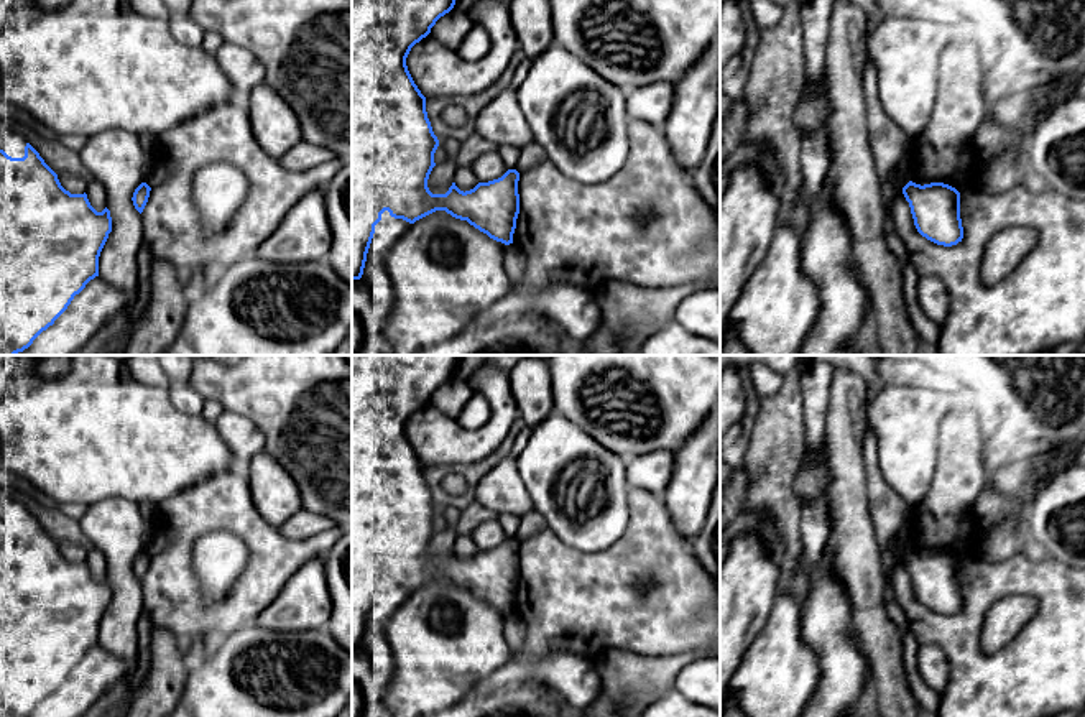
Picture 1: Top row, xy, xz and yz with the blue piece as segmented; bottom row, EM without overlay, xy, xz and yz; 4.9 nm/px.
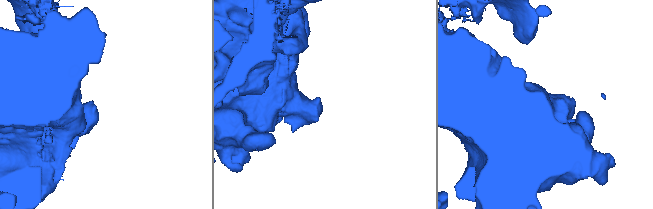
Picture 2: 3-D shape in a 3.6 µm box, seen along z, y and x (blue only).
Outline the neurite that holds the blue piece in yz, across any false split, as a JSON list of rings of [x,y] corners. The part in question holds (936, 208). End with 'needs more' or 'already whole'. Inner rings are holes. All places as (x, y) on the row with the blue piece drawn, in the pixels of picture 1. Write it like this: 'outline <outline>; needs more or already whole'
outline [[[909,181],[903,194],[922,237],[944,247],[962,242],[960,192],[955,187],[944,183],[921,186]]]; already whole

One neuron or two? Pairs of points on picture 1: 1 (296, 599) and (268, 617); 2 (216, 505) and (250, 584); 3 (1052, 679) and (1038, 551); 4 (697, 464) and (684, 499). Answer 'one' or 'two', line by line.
1: one
2: one
3: two
4: one

